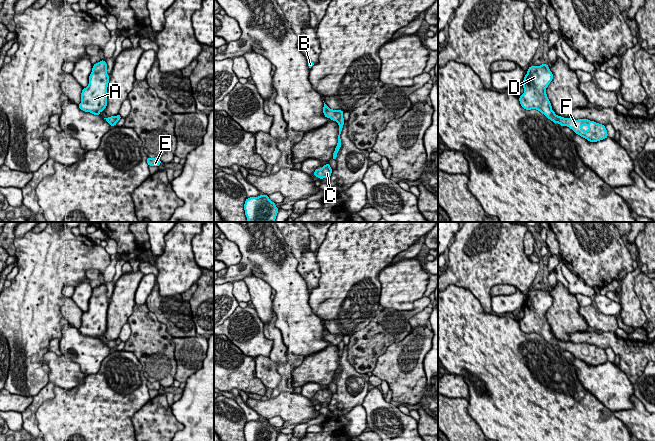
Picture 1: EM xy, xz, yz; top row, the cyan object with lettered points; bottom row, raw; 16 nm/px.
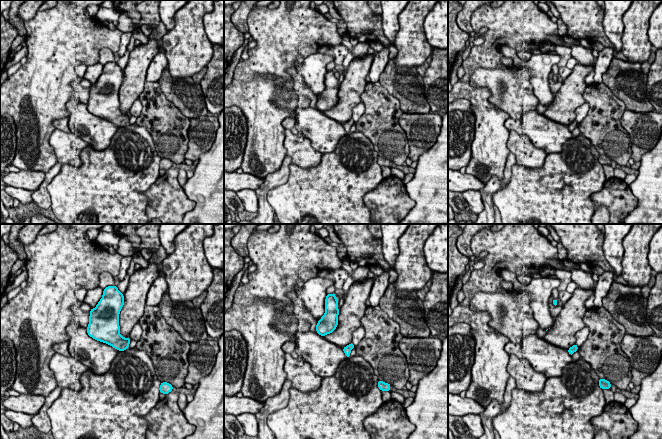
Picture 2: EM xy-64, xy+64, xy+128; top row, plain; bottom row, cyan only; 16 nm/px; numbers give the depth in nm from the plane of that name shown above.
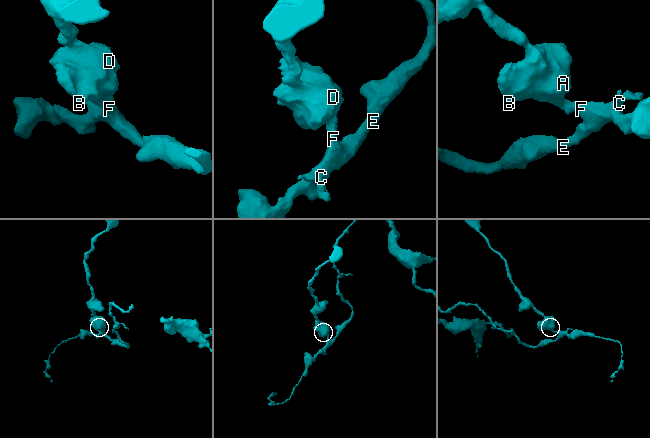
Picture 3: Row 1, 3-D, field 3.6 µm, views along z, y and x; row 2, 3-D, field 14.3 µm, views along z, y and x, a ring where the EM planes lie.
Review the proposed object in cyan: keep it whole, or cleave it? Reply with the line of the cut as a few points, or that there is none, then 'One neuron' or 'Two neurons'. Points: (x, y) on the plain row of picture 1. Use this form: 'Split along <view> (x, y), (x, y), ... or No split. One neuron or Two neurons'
Split along yz (556, 339), (558, 346). Two neurons

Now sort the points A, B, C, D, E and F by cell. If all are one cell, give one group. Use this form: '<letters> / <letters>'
A B D / C E F

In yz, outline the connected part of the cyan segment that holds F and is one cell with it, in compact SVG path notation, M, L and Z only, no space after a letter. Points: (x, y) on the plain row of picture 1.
M558 340L558 347L563 351L567 350L574 357L587 363L589 366L597 366L608 361L607 354L604 349L590 345L588 343L574 344L572 342L564 342Z

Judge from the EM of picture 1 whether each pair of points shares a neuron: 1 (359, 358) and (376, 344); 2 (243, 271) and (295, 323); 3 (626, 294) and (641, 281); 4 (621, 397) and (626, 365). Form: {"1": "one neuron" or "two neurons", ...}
{"1": "one neuron", "2": "one neuron", "3": "two neurons", "4": "two neurons"}

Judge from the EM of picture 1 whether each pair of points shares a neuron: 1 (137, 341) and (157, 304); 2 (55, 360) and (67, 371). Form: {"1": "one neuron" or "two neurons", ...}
{"1": "two neurons", "2": "one neuron"}

